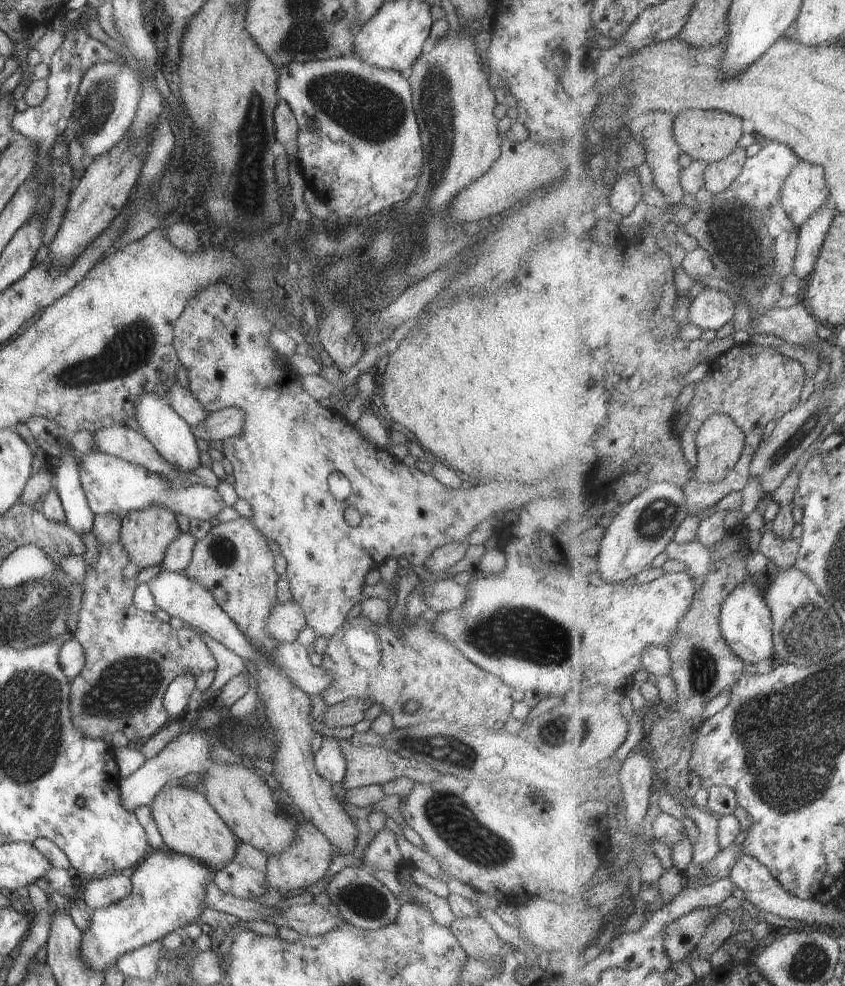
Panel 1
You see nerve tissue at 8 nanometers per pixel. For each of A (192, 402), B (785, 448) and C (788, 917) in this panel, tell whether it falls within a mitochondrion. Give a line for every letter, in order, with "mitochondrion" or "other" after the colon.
A: other
B: mitochondrion
C: other

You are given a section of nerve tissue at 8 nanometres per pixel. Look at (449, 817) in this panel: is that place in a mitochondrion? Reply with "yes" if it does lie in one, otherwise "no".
yes

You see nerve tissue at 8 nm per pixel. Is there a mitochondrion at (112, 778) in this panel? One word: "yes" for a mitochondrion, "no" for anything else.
no

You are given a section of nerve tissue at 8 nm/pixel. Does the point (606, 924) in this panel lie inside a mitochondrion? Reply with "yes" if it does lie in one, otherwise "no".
no

